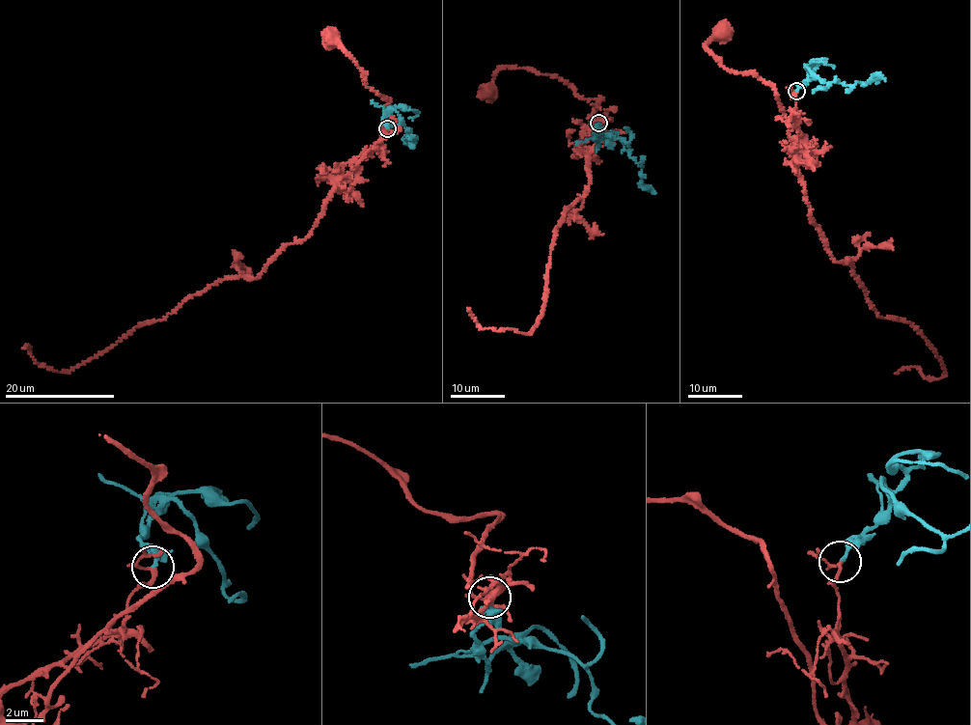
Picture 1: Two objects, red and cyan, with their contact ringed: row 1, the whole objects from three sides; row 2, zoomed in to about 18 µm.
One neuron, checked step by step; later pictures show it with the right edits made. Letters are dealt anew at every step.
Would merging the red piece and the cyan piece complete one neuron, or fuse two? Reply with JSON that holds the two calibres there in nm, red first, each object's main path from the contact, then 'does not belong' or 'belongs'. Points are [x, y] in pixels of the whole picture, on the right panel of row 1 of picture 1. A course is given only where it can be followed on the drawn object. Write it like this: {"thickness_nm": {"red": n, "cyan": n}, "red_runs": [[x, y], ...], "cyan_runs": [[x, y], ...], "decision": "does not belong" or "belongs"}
{"thickness_nm": {"red": 140, "cyan": 190}, "red_runs": [[796, 92], [801, 138], [794, 146], [772, 85], [751, 73], [730, 71], [706, 46], [719, 33], [722, 33]], "cyan_runs": [[796, 91], [805, 82], [809, 68], [826, 83], [837, 80], [849, 85], [879, 77], [885, 80]], "decision": "does not belong"}

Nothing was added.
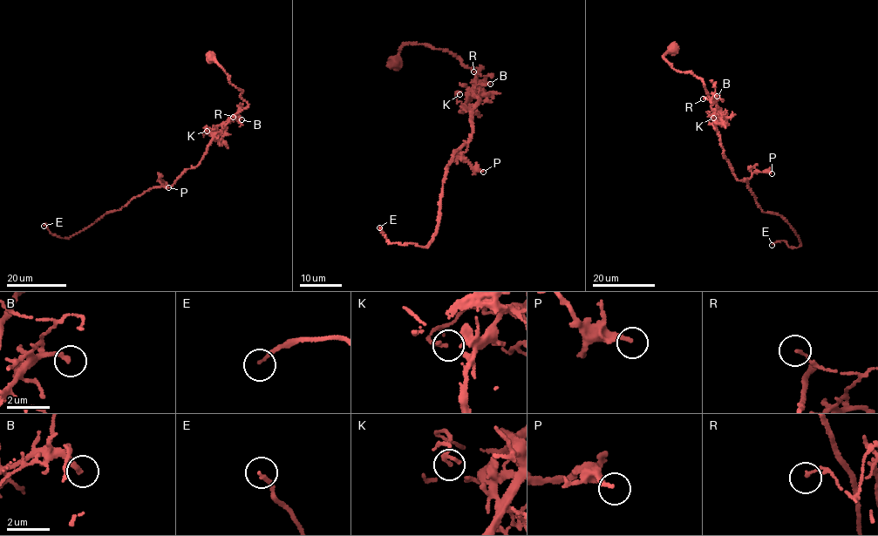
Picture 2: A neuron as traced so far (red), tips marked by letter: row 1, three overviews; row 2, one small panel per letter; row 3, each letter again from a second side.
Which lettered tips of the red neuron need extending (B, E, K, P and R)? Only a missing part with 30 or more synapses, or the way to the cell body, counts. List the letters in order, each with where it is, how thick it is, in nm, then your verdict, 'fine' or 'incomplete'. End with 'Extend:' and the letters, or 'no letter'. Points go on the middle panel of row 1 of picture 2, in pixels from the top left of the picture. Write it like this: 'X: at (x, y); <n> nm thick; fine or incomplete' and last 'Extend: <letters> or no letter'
B: at (490, 84); 200 nm thick; fine
E: at (379, 227); 140 nm thick; incomplete
K: at (459, 94); 110 nm thick; fine
P: at (483, 172); 200 nm thick; fine
R: at (473, 71); 110 nm thick; fine
Extend: E

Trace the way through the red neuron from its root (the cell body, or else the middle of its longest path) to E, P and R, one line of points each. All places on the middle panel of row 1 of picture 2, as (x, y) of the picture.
E: (397, 62), (407, 44), (451, 52), (481, 67), (479, 100), (429, 244), (392, 244), (379, 227)
P: (397, 62), (401, 47), (417, 43), (481, 66), (462, 155), (483, 172)
R: (397, 62), (401, 47), (407, 44), (451, 52), (465, 66), (481, 67), (470, 96), (486, 78), (473, 71)

